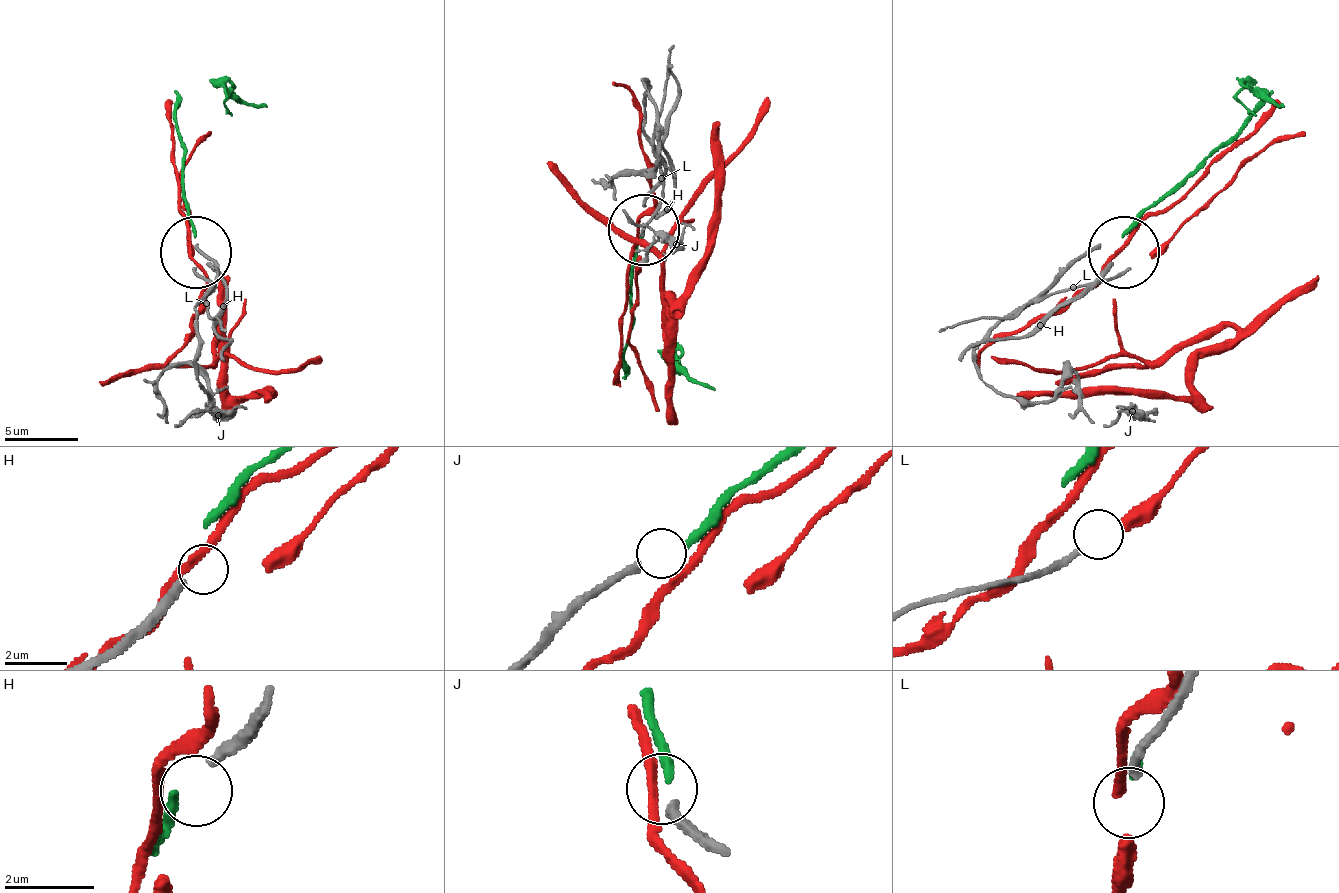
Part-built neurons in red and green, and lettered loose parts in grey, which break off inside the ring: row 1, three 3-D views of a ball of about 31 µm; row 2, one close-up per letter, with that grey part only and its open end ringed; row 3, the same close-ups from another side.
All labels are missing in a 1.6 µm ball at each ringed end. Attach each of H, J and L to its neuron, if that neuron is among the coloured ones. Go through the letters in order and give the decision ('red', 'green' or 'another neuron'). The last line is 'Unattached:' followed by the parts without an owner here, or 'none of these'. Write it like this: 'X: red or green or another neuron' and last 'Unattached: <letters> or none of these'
H: another neuron
J: green
L: red
Unattached: H

